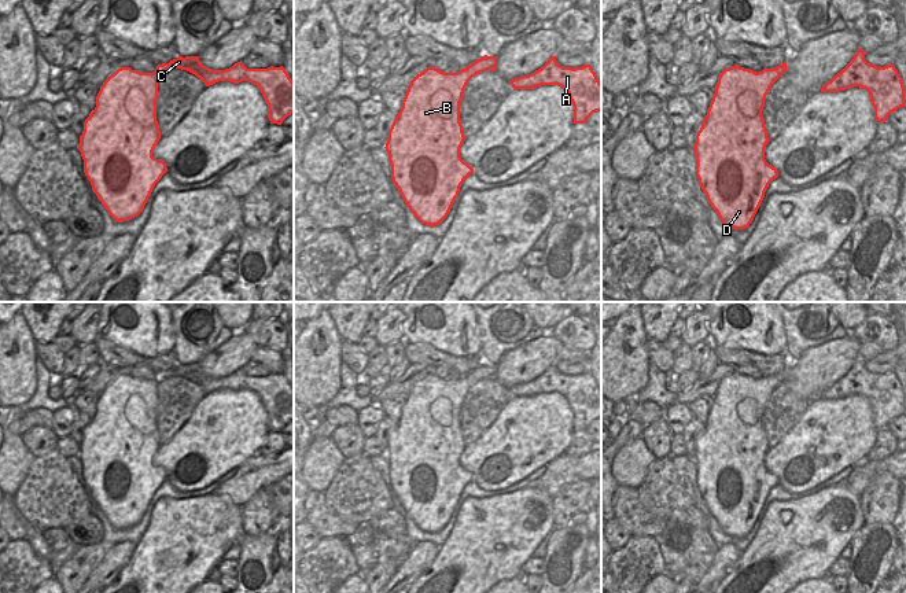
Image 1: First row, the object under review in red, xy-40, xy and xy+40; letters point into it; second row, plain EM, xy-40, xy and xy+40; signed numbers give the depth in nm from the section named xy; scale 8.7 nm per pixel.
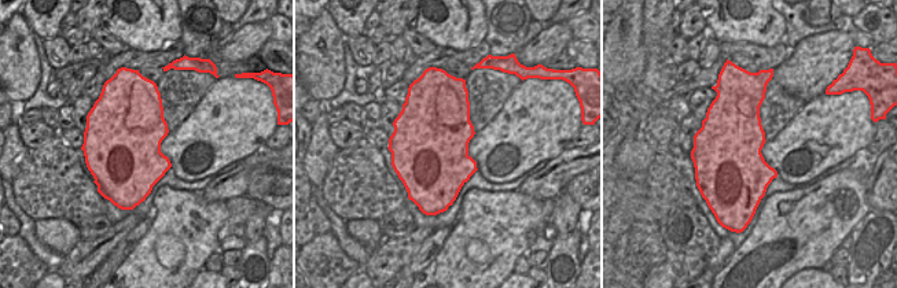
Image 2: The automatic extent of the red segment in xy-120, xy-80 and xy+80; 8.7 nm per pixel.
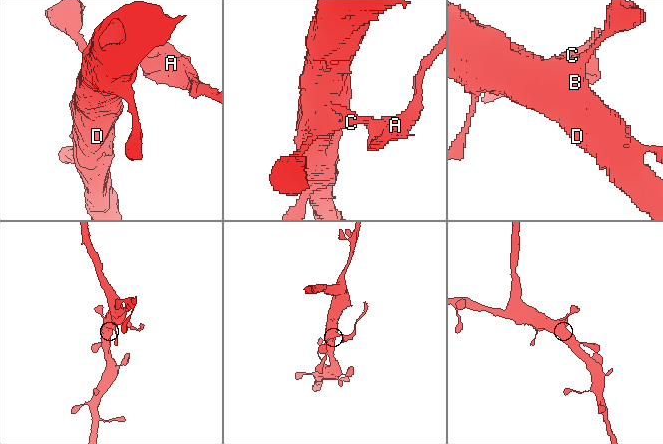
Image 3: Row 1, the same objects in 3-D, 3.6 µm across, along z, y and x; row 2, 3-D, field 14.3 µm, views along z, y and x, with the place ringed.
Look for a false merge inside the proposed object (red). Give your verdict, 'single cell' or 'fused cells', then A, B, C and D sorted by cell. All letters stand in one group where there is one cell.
fused cells; A C / B D

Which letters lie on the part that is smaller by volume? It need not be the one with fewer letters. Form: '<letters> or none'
A, C

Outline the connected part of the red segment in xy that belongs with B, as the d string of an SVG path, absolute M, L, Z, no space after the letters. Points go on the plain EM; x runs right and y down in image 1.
M427 375L410 388L402 415L388 438L384 456L393 490L415 524L428 534L435 534L448 524L461 491L474 480L460 464L460 456L467 446L460 430L460 410L468 388L467 376L443 380Z

